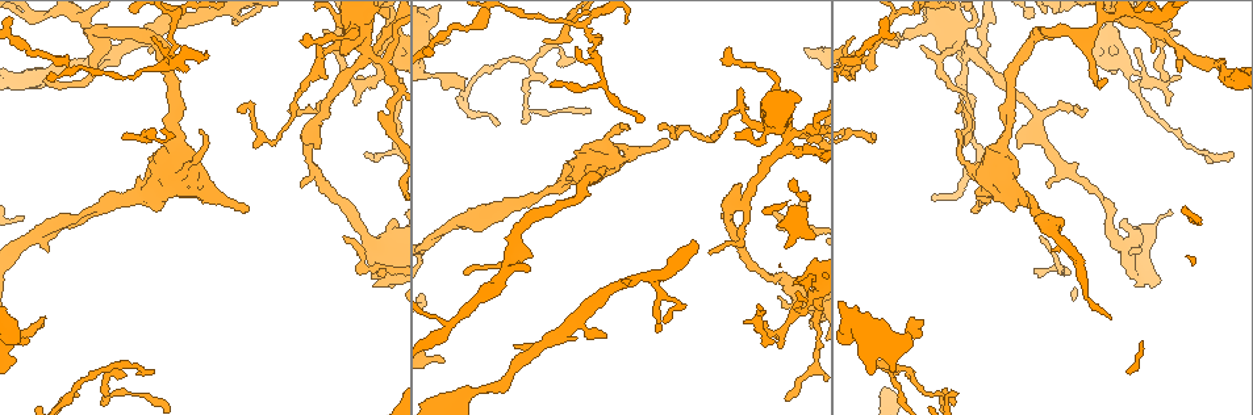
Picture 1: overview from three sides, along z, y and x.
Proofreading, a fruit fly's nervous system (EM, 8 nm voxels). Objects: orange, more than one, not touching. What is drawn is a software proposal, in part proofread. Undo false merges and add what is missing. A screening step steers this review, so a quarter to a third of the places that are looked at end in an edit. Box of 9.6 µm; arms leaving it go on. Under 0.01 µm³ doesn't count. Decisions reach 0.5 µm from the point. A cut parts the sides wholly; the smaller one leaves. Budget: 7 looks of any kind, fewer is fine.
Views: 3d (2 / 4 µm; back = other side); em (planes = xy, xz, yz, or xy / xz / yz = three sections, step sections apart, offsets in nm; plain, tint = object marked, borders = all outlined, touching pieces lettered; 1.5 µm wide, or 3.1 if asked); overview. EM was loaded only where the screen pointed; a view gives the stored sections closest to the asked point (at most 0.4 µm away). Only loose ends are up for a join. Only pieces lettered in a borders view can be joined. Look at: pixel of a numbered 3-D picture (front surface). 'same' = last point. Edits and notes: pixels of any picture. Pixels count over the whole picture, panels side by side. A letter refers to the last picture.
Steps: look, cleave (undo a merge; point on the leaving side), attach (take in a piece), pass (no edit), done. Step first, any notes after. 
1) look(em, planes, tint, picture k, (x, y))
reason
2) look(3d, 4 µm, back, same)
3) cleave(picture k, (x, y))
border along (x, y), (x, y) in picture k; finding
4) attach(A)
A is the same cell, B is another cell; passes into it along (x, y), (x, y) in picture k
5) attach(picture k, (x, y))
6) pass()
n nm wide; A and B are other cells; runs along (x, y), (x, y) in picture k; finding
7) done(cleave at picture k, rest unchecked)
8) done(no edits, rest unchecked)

look(3d, 4 µm, picture 1, (154, 372))
an open end

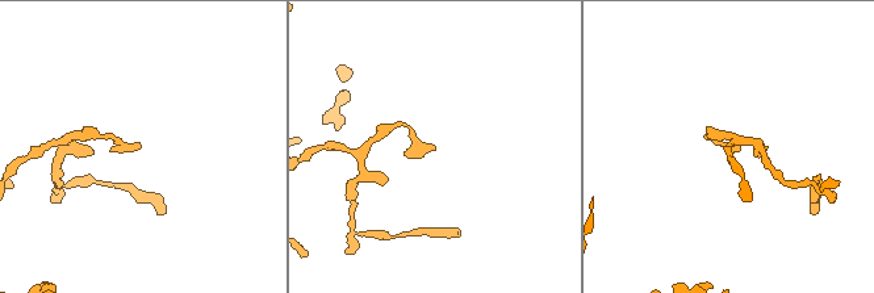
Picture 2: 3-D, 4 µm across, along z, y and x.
look(em, xy, step 4, tint, picture 2, (140, 146))

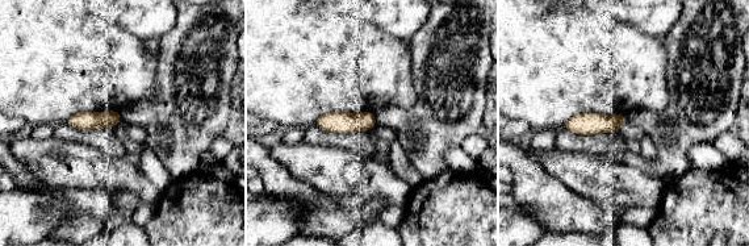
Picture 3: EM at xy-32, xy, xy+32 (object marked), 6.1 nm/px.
look(em, planes, borders, same)
another direction

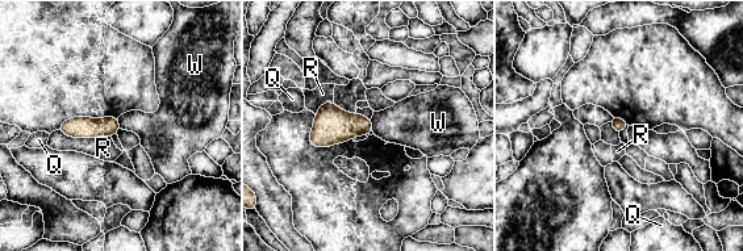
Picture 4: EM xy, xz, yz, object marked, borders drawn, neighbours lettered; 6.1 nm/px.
pass()
80 nm wide; Q, R and W are other cells; runs along (116, 126), (63, 128) in picture 4; no lettered piece goes on from it

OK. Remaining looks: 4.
look(em, planes, plain, picture 1, (922, 322))
thin end

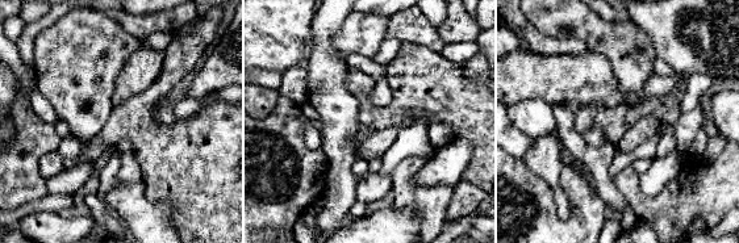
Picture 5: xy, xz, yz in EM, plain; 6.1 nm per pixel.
look(em, planes, borders, same)
what lies round it

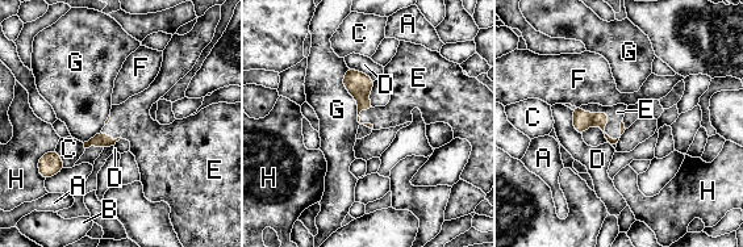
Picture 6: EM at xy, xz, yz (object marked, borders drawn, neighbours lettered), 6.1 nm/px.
attach(E)
E is the same cell, A, B, C, D, F, G and H are other cells; passes into it along (581, 121), (608, 116), (617, 112) in picture 6; the neuron continues

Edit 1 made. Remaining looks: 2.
look(overview)

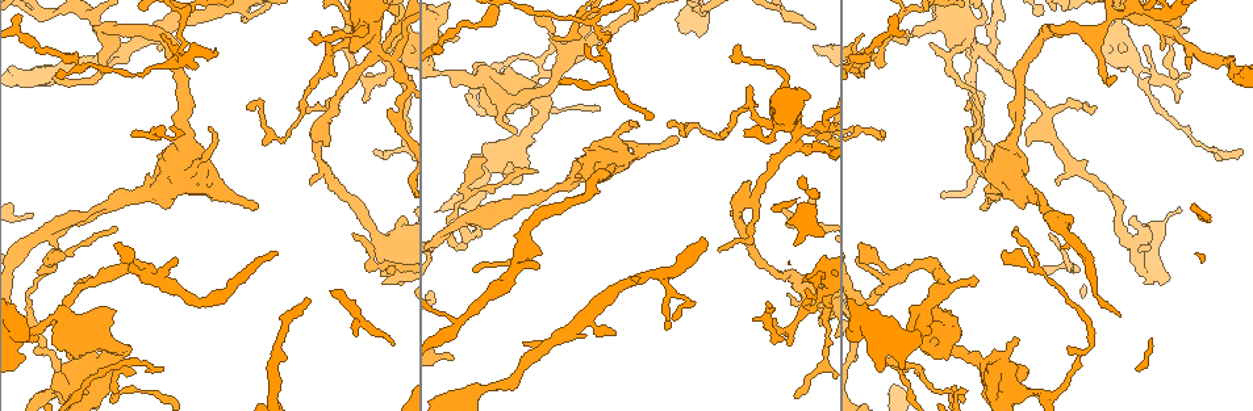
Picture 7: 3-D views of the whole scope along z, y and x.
look(em, planes, borders, picture 7, (1121, 52))

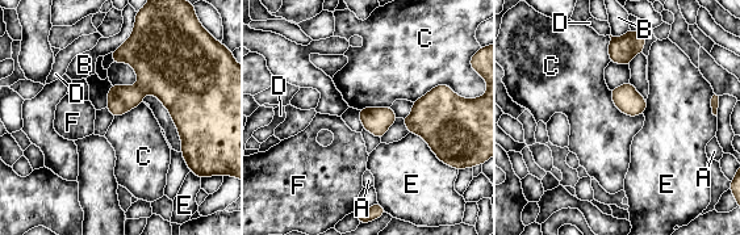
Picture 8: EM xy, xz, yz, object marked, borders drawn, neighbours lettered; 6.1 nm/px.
pass()
A, B, C, D, E and F are other cells; border along (455, 93), (438, 84), (413, 103) in picture 8; none of them fits

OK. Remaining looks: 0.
done(attach at picture 6, rest unchecked)

